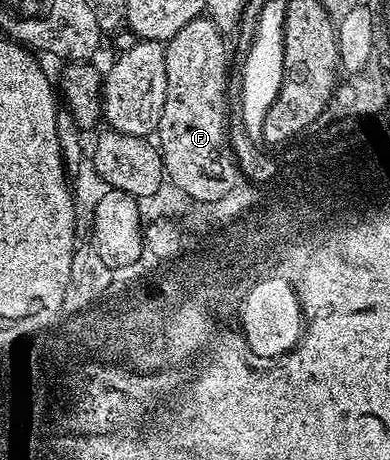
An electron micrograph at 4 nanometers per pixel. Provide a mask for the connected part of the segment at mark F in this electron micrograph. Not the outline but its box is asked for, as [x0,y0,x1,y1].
[158,17,238,199]

